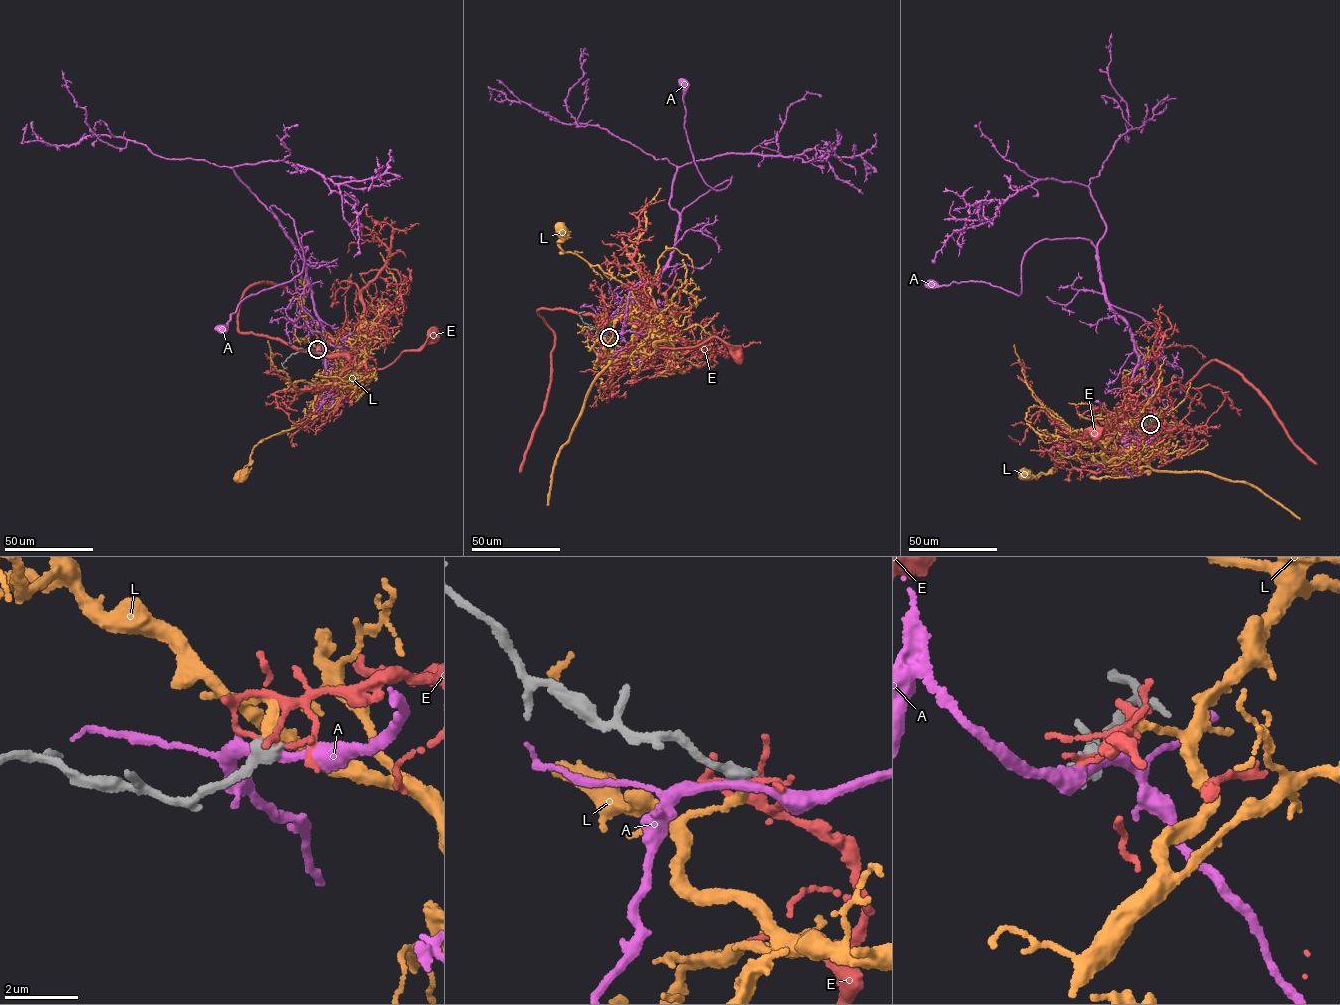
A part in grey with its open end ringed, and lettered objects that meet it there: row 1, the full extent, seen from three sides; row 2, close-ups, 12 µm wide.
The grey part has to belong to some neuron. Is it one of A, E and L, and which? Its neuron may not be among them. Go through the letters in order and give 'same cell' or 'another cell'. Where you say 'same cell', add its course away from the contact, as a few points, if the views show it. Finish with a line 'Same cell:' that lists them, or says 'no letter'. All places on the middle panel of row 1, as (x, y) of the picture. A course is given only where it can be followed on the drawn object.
A: another cell
E: another cell
L: same cell | via (609, 337), (607, 342), (634, 352), (650, 334), (650, 318), (631, 288), (597, 265), (563, 253), (561, 227)
Same cell: L

